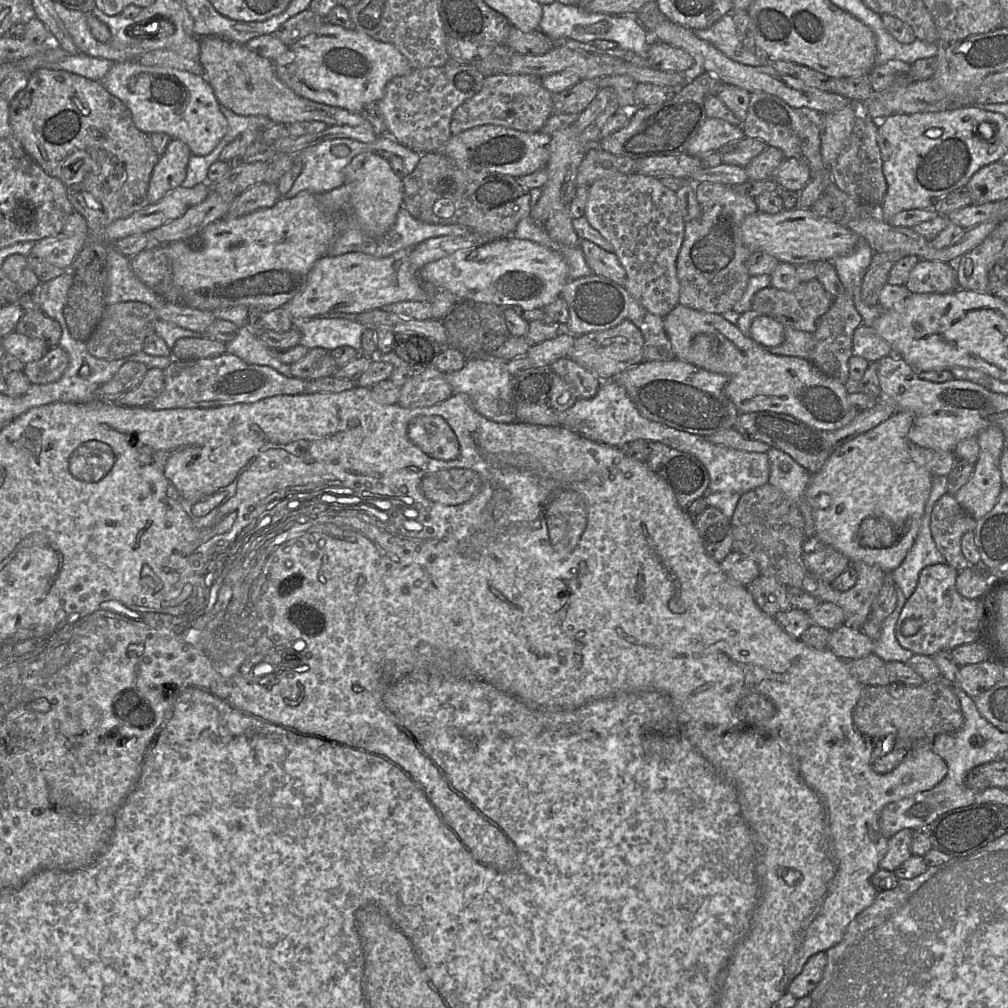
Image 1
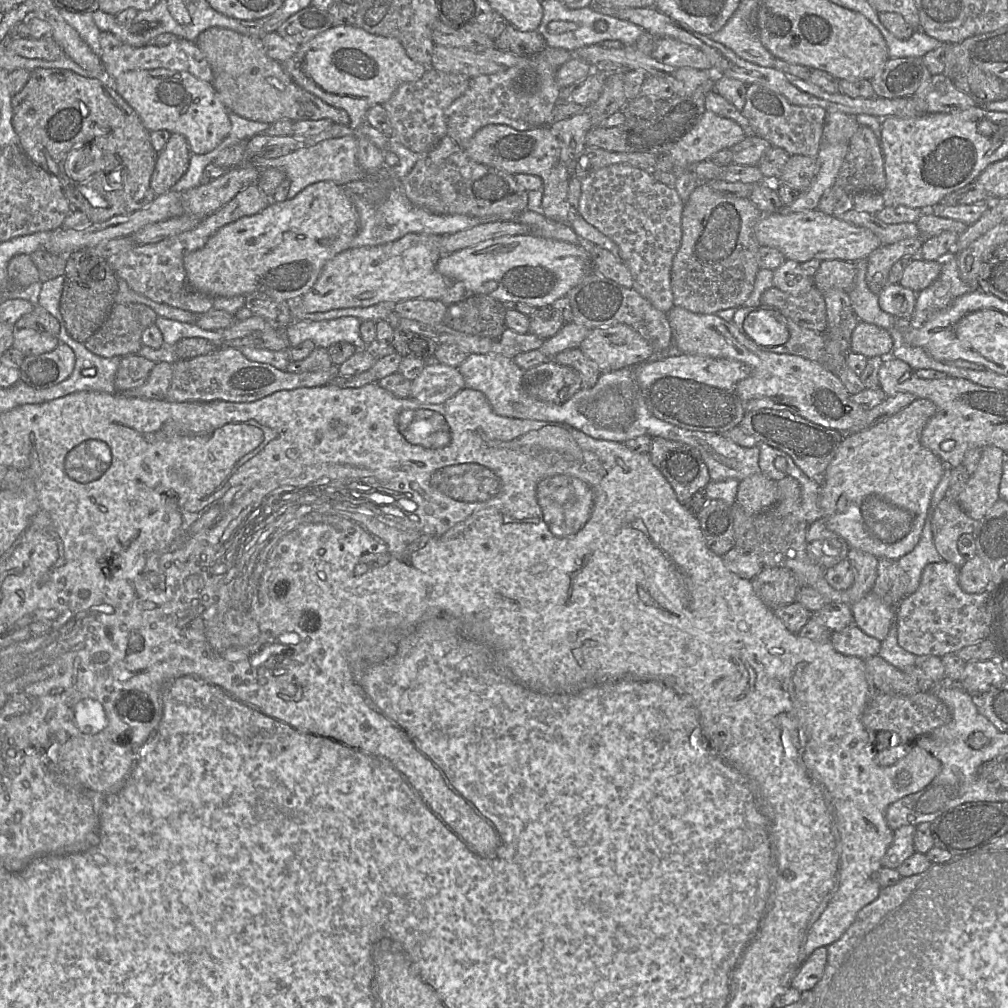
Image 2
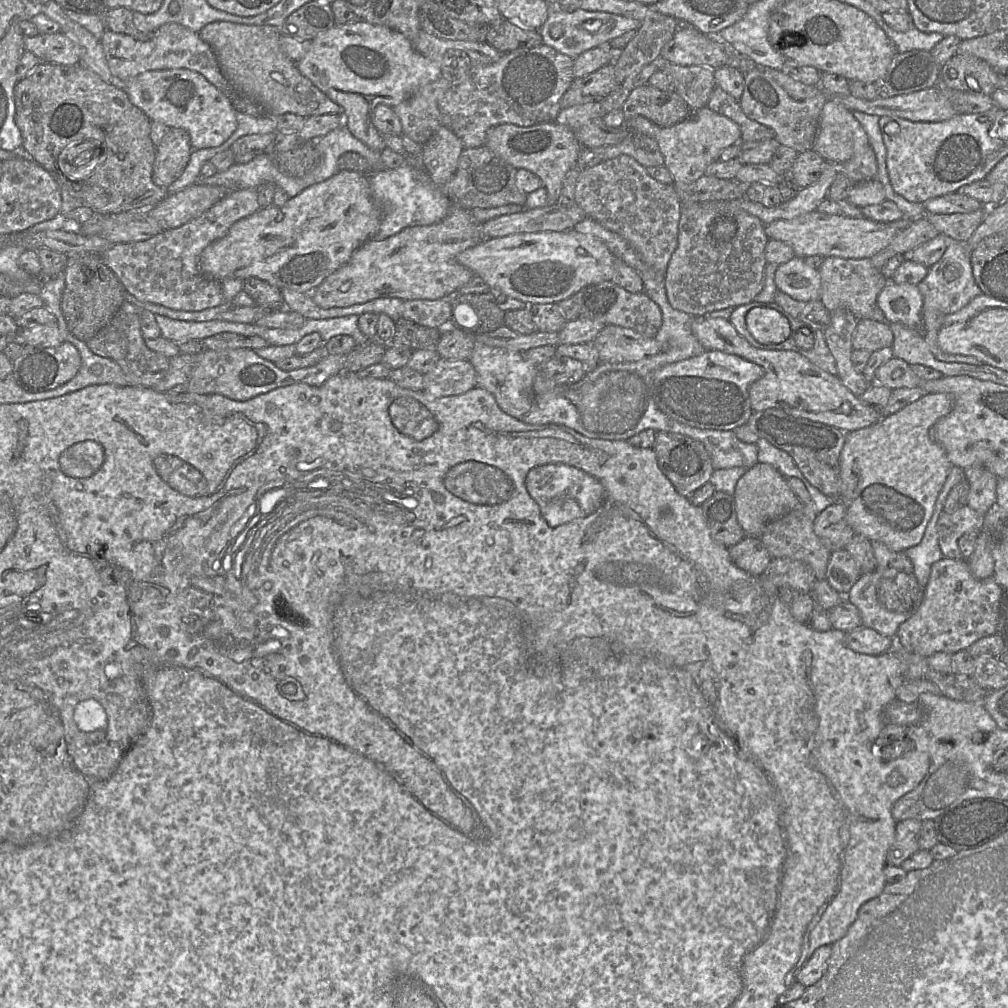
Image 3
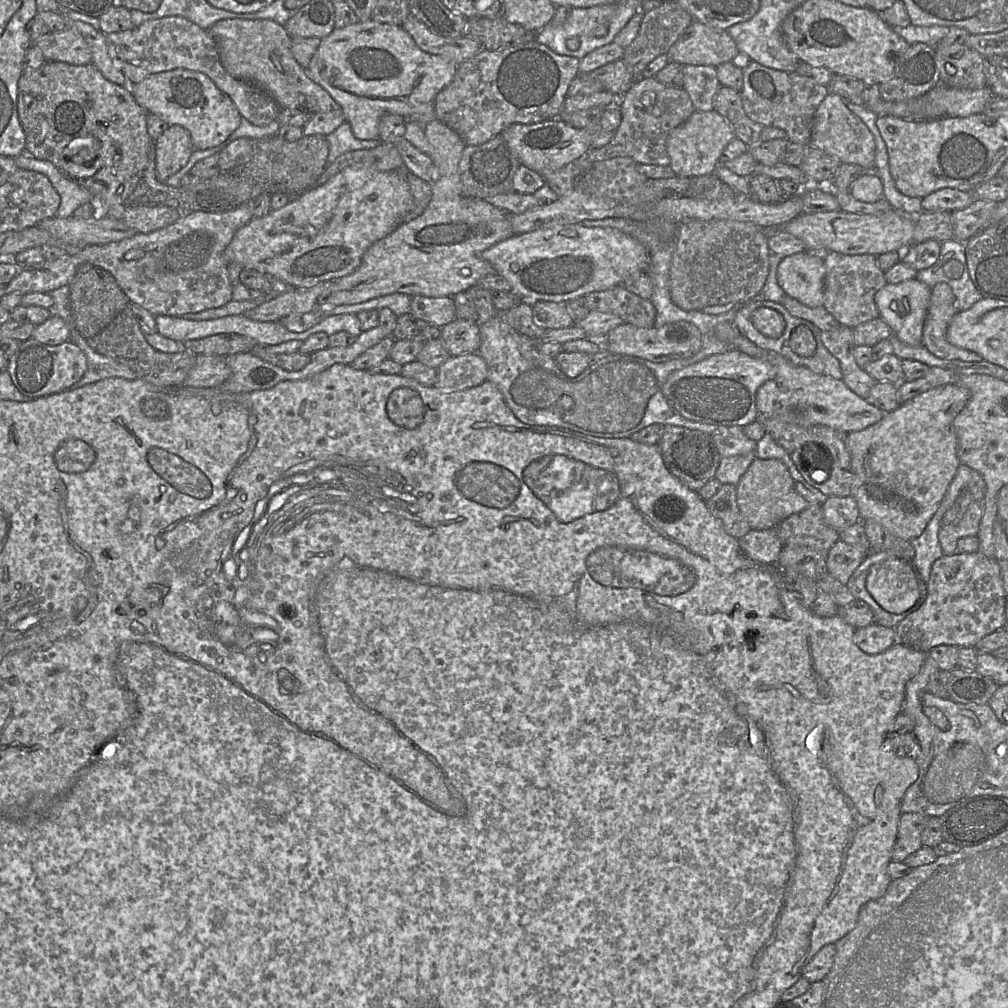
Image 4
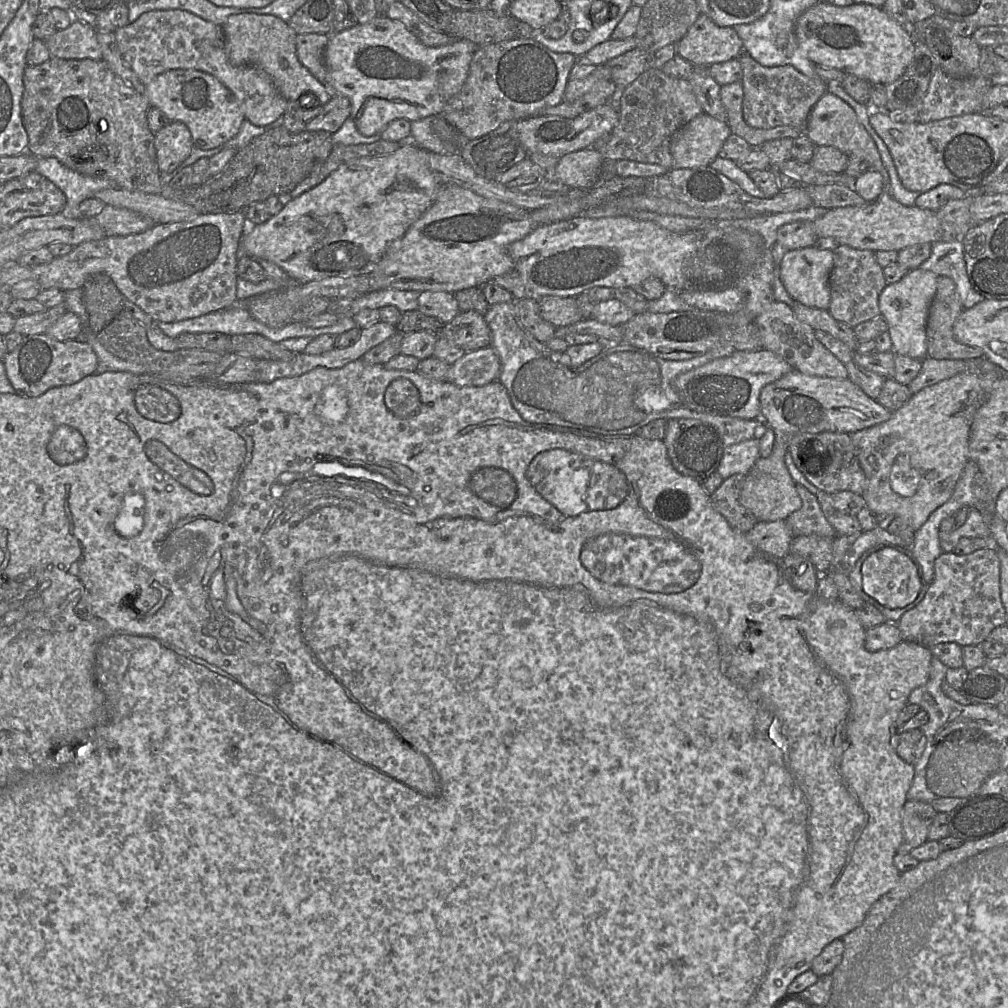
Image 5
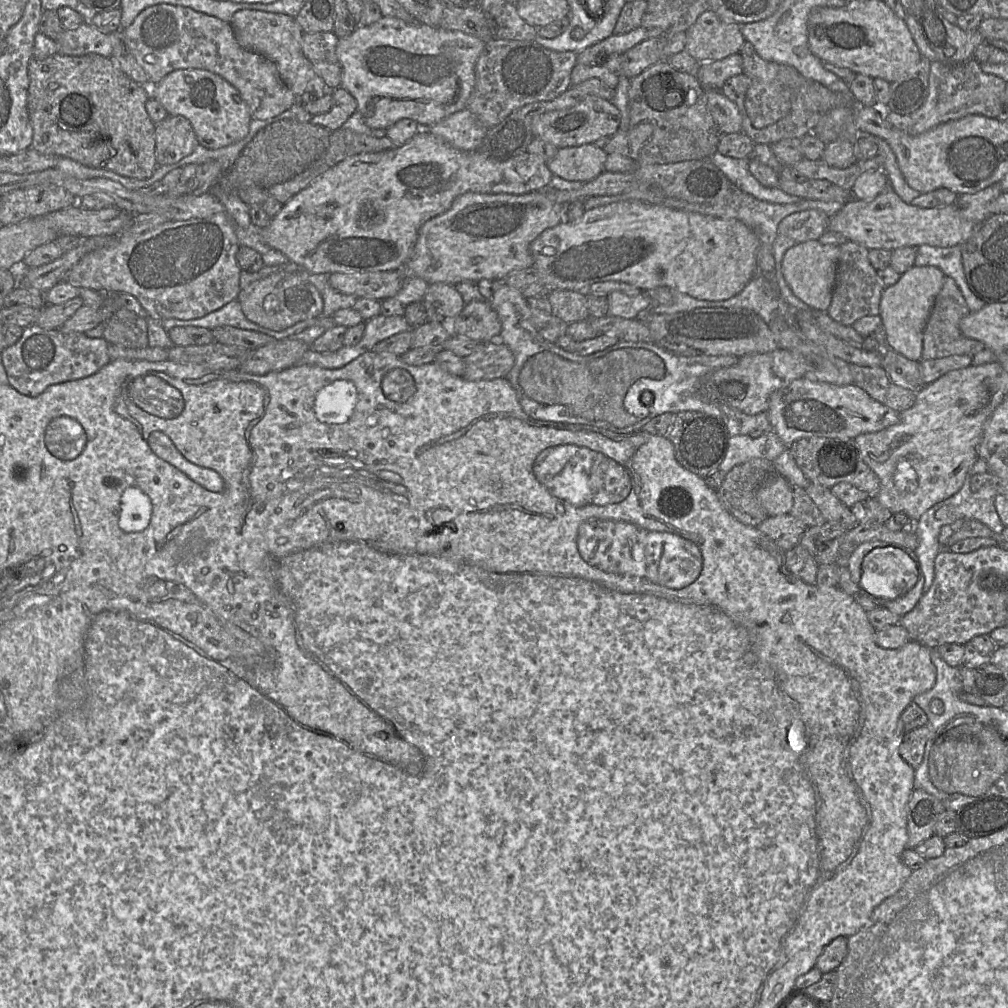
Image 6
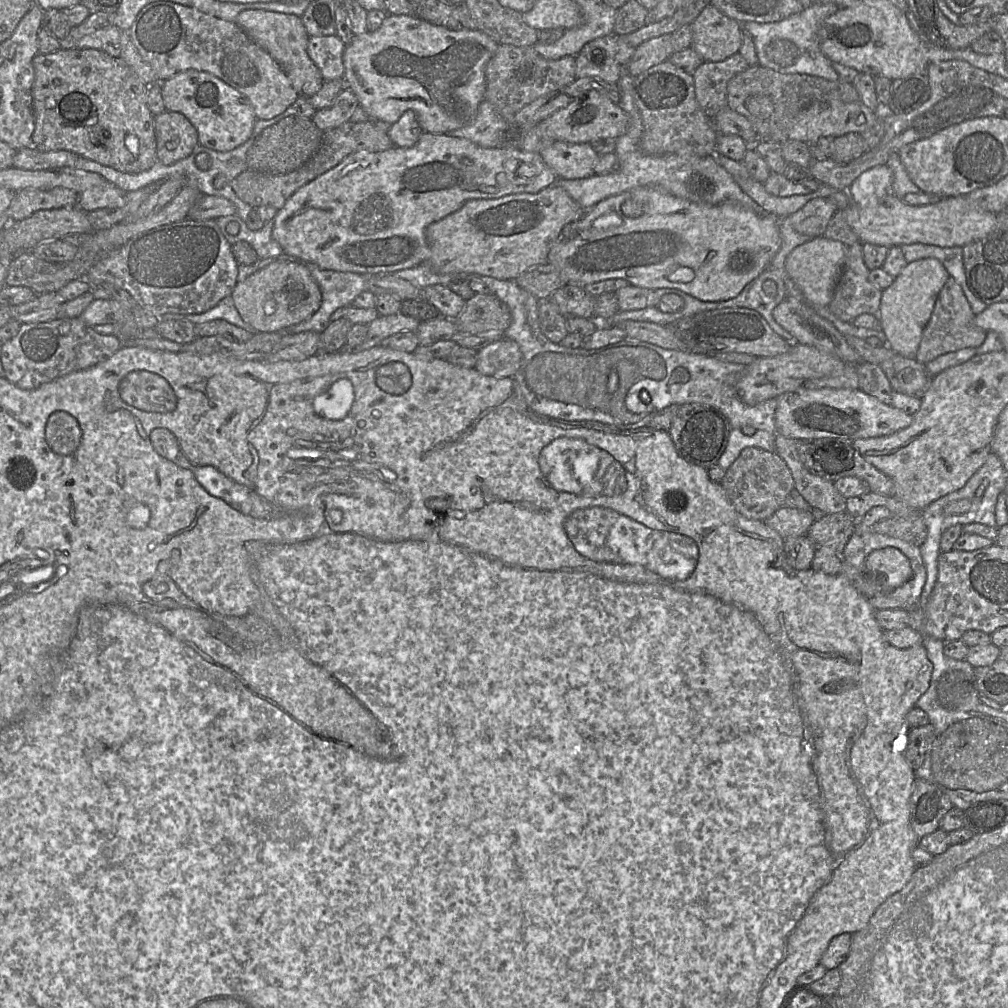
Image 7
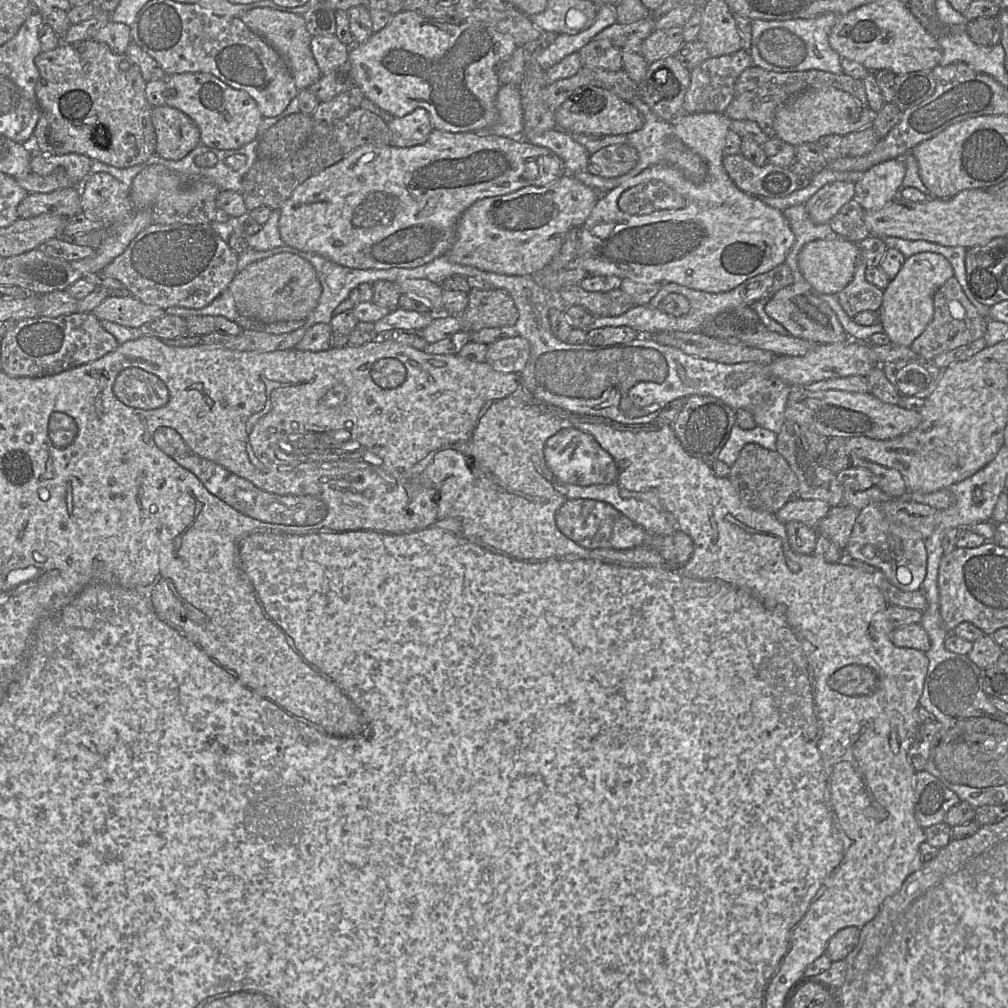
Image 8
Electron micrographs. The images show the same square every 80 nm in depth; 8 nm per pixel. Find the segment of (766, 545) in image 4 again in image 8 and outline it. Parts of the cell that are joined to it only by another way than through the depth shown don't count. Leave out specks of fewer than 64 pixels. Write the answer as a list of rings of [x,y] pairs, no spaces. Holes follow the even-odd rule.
[[[796,499],[787,502],[774,515],[783,524],[791,521],[801,522],[804,525],[815,528],[827,515],[831,506],[823,500]]]

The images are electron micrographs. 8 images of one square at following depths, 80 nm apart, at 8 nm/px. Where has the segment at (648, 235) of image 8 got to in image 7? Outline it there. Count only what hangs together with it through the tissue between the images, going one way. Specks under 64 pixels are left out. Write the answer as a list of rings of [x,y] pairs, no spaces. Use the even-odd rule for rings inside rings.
[[[657,186],[637,187],[607,197],[590,209],[587,209],[581,219],[576,236],[569,240],[564,240],[560,237],[550,248],[546,263],[550,263],[557,267],[560,271],[561,278],[567,284],[574,284],[582,288],[588,284],[603,280],[624,279],[631,285],[653,291],[659,288],[676,288],[702,301],[723,301],[736,297],[749,282],[758,277],[771,265],[781,245],[779,221],[780,219],[773,214],[760,216],[754,211],[730,201],[712,205],[676,197]],[[628,199],[642,202],[644,213],[641,216],[627,217],[623,214],[621,206],[622,203]]]

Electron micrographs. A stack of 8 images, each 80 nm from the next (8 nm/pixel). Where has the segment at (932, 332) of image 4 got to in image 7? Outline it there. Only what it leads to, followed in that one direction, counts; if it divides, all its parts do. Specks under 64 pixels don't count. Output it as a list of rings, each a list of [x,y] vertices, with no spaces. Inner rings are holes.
[[[950,276],[937,297],[931,318],[924,328],[915,359],[926,364],[949,352],[980,347],[987,332],[976,326],[974,319],[975,314],[961,286]]]

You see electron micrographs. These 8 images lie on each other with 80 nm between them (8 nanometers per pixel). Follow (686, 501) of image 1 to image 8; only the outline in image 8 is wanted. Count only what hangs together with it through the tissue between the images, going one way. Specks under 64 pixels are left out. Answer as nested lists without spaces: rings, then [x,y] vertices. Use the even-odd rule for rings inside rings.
[[[691,395],[674,422],[672,429],[683,449],[691,456],[711,465],[727,442],[736,423],[736,411],[718,398],[707,395]]]

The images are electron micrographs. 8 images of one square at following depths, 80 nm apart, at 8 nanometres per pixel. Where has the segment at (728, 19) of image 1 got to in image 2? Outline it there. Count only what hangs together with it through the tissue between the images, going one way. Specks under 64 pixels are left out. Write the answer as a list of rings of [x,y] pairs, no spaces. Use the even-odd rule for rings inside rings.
[[[735,12],[719,31],[708,36],[748,62],[762,67],[774,66],[776,58],[761,43],[757,23],[751,31],[750,20],[746,20],[738,12]]]

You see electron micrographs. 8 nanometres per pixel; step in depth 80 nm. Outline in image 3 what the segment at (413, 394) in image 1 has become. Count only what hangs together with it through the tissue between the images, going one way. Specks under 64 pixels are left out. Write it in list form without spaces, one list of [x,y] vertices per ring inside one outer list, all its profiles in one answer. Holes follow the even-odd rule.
[[[441,358],[431,371],[424,374],[423,391],[432,397],[441,398],[462,394],[476,385],[476,372],[468,359],[447,360]]]

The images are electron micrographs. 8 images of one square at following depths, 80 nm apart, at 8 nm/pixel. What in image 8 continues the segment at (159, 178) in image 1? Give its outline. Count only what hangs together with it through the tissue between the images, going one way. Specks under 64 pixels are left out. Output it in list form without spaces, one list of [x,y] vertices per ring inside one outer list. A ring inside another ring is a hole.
[[[167,104],[152,108],[152,121],[157,142],[156,153],[167,160],[180,160],[201,143],[200,129],[195,121],[181,110]]]

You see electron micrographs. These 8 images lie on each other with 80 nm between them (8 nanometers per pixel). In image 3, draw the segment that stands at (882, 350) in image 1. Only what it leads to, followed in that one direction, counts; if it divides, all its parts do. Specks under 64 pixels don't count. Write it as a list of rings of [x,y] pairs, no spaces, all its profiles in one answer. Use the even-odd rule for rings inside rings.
[[[872,319],[858,320],[853,337],[854,350],[875,352],[893,345],[893,332],[889,323]]]

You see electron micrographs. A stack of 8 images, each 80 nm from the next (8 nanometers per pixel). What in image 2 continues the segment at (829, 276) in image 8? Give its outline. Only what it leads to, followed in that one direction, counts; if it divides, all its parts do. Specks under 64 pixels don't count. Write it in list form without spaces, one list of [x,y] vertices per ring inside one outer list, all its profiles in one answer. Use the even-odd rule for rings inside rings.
[[[785,259],[773,271],[773,286],[793,296],[801,296],[814,286],[814,280],[804,272],[800,263]]]

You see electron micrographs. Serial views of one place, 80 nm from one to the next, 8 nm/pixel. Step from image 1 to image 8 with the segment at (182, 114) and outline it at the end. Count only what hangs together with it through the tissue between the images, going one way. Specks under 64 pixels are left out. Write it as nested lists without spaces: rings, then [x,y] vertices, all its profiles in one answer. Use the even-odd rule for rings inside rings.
[[[187,72],[166,78],[165,103],[190,116],[200,129],[201,144],[221,150],[238,149],[253,141],[264,118],[256,101],[244,90],[235,89],[213,74]]]

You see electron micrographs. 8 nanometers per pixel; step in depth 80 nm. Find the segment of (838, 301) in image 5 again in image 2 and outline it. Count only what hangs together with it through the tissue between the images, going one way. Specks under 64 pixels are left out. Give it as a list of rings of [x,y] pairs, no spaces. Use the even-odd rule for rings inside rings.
[[[823,260],[813,277],[814,286],[822,293],[840,289],[847,293],[854,284],[856,269],[854,262]]]

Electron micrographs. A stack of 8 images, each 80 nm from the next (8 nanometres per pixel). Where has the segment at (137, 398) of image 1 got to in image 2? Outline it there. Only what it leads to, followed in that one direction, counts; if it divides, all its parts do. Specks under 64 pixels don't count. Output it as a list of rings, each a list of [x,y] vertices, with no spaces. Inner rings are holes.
[[[161,362],[155,364],[146,382],[131,390],[119,392],[126,397],[142,399],[164,399],[172,380],[172,364]]]

